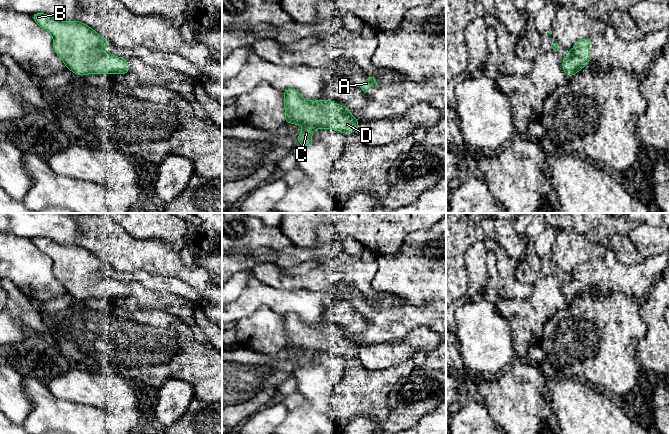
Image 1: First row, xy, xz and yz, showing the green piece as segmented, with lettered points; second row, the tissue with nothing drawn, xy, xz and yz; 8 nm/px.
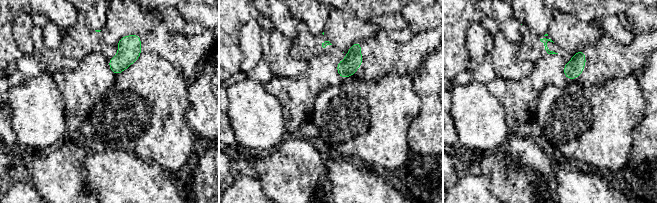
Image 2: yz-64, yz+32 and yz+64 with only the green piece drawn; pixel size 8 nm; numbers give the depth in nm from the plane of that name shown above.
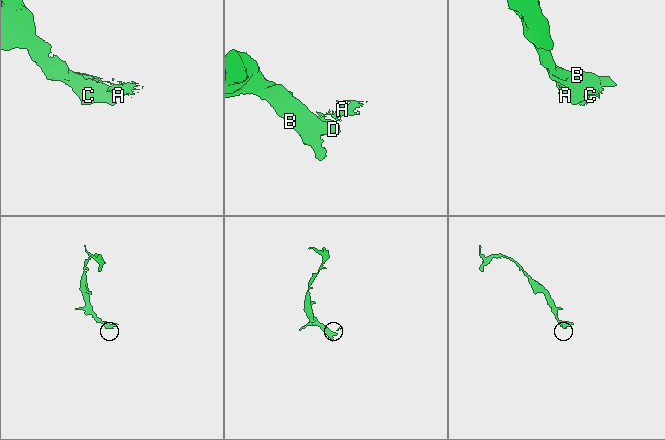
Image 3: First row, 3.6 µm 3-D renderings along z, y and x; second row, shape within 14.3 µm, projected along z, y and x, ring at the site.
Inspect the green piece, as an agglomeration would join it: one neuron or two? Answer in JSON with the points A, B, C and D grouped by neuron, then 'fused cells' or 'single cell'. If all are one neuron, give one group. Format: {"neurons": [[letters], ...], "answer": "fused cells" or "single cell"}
{"neurons": [["A"], ["B", "C", "D"]], "answer": "fused cells"}

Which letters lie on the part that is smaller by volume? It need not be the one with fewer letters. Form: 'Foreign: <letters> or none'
Foreign: A

